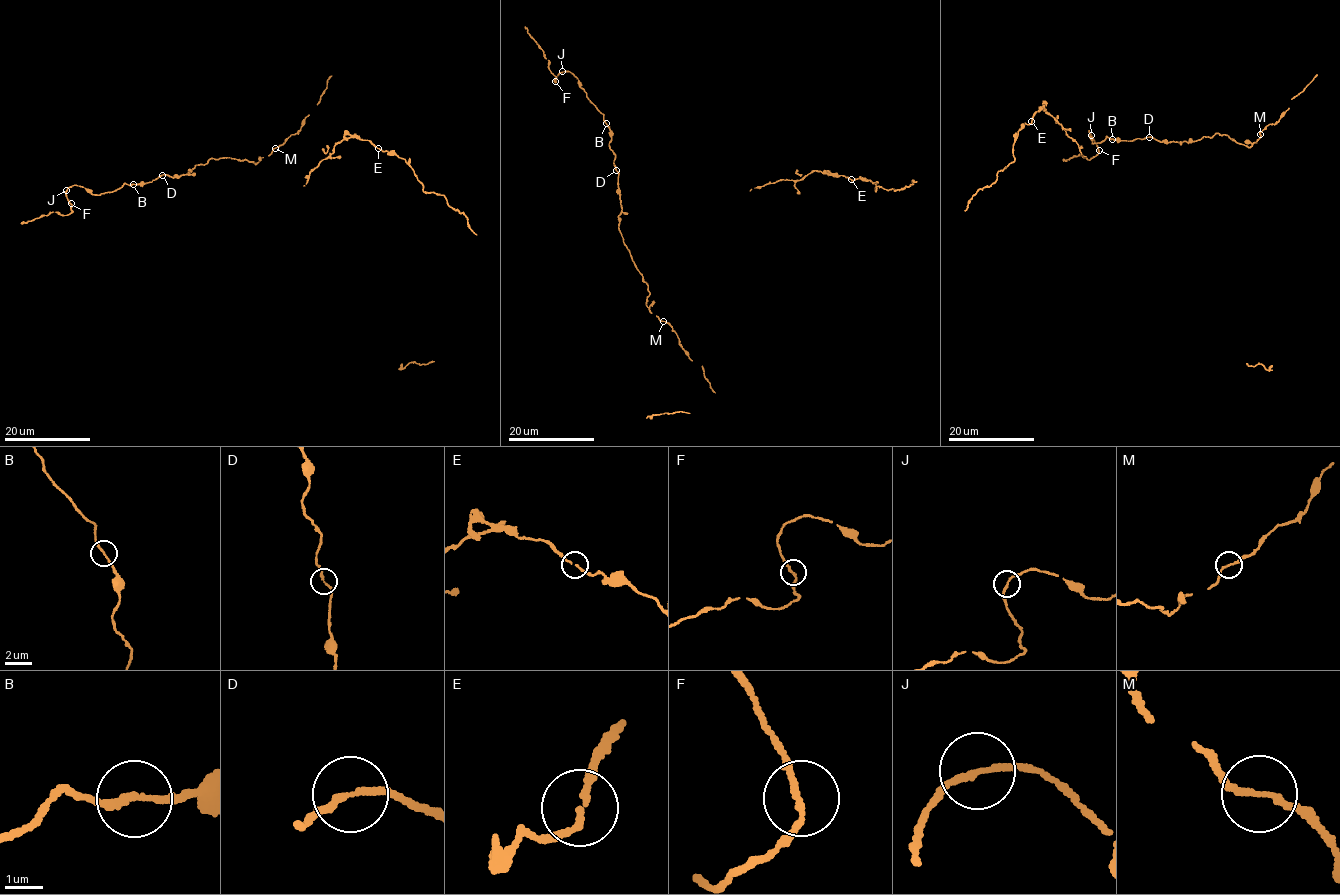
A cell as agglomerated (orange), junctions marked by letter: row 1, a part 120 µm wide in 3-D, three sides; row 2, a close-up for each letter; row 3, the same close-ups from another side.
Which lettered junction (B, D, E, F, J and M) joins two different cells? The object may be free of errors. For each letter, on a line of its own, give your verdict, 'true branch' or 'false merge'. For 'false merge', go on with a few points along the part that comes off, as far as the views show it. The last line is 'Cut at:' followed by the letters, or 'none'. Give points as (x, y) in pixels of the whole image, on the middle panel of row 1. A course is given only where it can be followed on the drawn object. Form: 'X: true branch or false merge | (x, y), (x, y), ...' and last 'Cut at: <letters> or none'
B: true branch
D: true branch
E: true branch
F: true branch
J: true branch
M: true branch
Cut at: none

